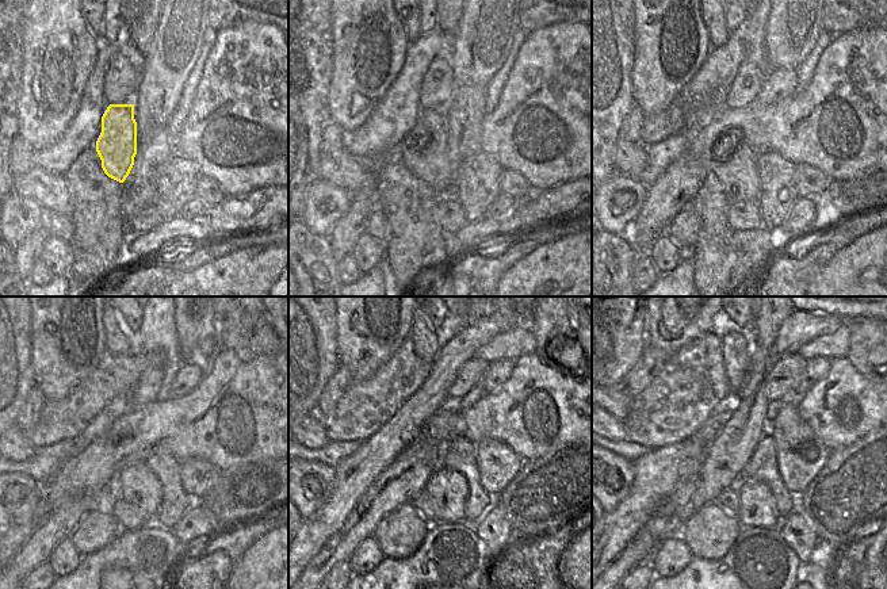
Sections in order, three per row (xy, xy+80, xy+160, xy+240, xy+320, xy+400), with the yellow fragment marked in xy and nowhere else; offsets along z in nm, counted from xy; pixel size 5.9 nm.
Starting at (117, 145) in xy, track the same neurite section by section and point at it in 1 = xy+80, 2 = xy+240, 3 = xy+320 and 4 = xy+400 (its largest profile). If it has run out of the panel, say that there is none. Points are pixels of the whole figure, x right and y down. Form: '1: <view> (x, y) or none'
1: xy+80 (429, 164)
2: xy+240 (134, 484)
3: xy+320 (447, 488)
4: xy+400 (756, 508)

